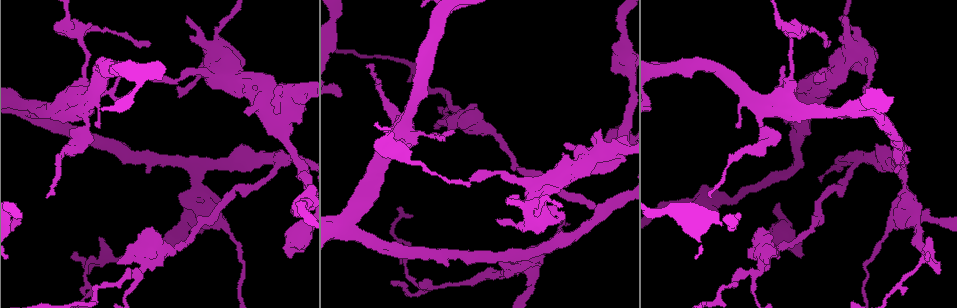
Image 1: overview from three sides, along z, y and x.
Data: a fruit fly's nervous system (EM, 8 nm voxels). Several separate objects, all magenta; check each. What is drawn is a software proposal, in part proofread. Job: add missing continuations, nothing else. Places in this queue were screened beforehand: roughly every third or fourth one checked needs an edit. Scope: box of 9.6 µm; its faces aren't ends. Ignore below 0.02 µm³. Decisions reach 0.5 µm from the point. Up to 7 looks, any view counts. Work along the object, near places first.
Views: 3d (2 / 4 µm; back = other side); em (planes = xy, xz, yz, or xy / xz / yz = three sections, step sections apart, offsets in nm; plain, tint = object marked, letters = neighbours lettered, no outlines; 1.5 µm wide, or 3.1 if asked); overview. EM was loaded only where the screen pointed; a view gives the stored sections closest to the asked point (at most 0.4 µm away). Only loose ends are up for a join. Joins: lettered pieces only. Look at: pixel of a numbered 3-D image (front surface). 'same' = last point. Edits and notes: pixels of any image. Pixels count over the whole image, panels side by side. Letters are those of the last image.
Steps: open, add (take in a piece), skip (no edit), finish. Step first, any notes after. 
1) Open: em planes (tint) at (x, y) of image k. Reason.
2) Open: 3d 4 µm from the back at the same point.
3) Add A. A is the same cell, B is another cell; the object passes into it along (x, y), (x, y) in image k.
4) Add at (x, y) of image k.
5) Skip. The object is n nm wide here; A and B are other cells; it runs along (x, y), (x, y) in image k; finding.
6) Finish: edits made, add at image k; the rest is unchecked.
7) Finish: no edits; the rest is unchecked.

Open: em 3.1 µm planes (letters) at (249, 113) of image 1. Free end.

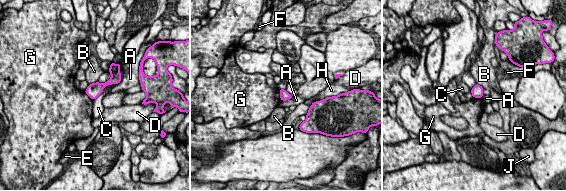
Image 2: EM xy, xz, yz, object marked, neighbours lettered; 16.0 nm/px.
Skip. A, B, C, D, E, F, G, H and J are other cells; a border runs along (115, 84), (106, 86), (93, 100) in image 2; none of them fits.

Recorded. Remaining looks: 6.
Open: em planes (letters) at (800, 257) of image 1. An open end.

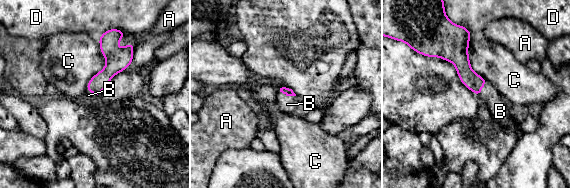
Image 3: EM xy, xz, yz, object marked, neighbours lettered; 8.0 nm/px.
Add B. B is the same cell, A, C and D are other cells; the object passes into it along (287, 91), (286, 95), (287, 104) in image 3; the neuron continues.

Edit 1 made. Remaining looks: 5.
Open: overview.

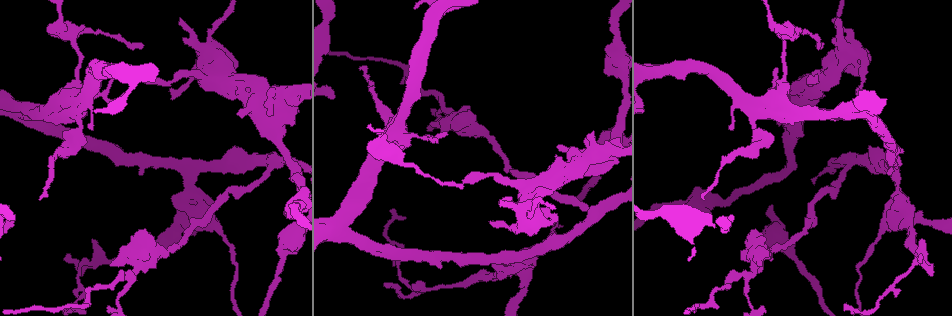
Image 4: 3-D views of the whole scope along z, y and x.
Open: em planes (letters) at (469, 105) of image 4. Branch stops here.

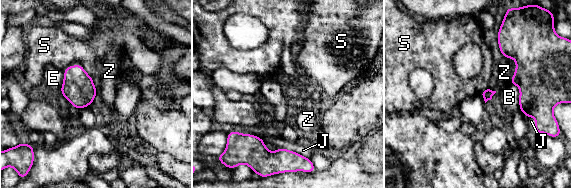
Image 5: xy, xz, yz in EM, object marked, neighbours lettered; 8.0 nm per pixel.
Skip. B, E, J, S and Z are other cells; no lettered piece goes on from it.

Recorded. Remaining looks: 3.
Finish: edits made, add at image 3; the rest is unchecked.

